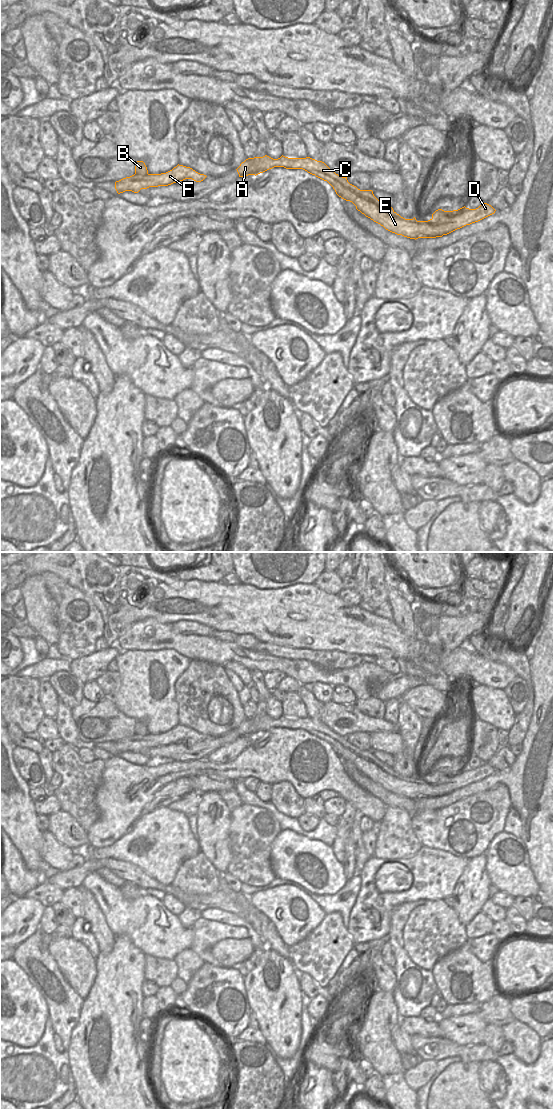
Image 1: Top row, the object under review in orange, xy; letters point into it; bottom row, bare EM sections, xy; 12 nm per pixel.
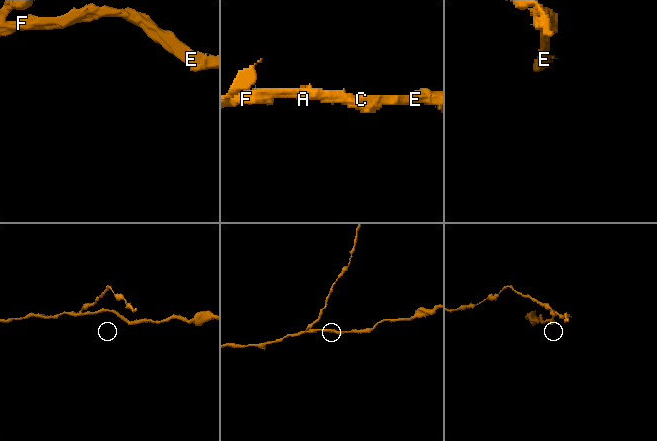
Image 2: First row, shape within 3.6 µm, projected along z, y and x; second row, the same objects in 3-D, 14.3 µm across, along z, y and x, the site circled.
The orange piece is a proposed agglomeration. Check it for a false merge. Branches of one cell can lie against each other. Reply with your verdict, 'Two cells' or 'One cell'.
Two cells

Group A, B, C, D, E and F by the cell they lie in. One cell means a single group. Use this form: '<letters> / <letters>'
A C D E F / B

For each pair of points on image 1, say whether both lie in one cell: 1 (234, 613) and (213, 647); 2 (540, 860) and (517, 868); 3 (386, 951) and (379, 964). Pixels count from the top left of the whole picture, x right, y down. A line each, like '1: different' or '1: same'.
1: different
2: different
3: different

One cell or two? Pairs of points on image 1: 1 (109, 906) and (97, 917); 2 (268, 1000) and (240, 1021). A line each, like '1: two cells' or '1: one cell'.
1: two cells
2: two cells

